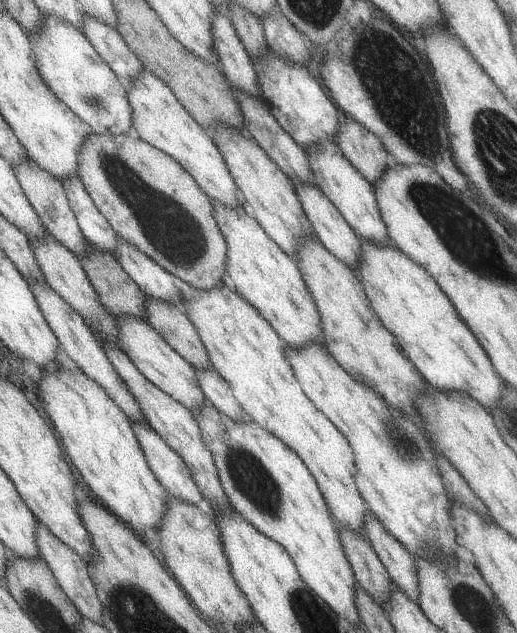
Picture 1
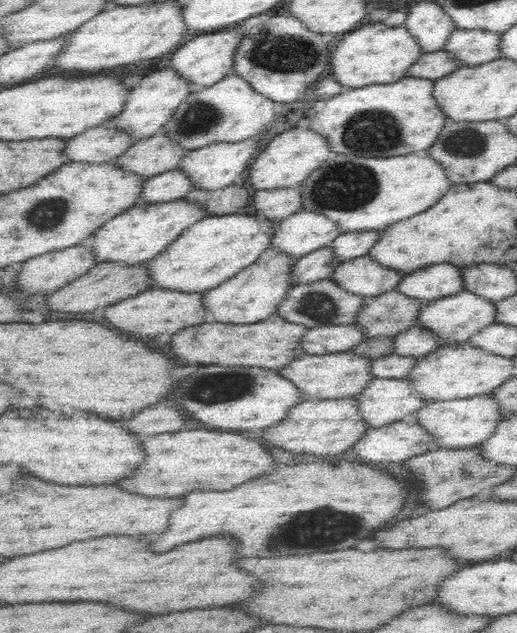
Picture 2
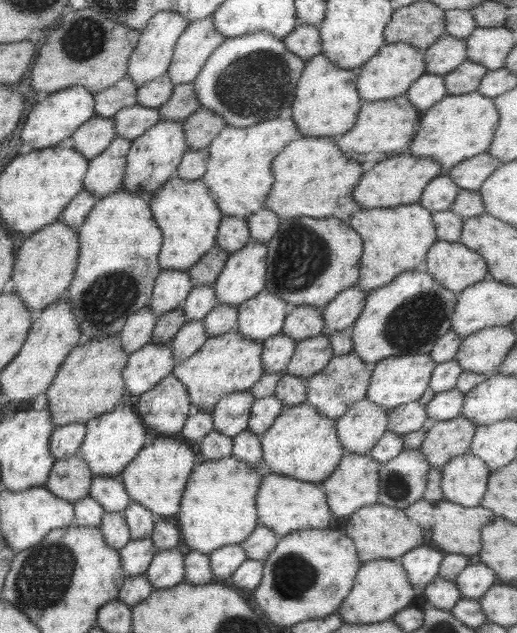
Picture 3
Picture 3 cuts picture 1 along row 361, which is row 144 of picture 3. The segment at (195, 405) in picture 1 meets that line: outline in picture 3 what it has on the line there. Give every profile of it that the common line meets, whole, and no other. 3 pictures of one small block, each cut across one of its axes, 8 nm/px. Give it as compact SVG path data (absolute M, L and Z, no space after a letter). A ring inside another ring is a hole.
M159 120L150 126L141 136L137 136L131 141L131 145L125 153L125 169L123 169L120 192L140 196L143 191L149 192L149 196L153 197L157 188L175 174L177 164L186 151L186 144L181 121Z

